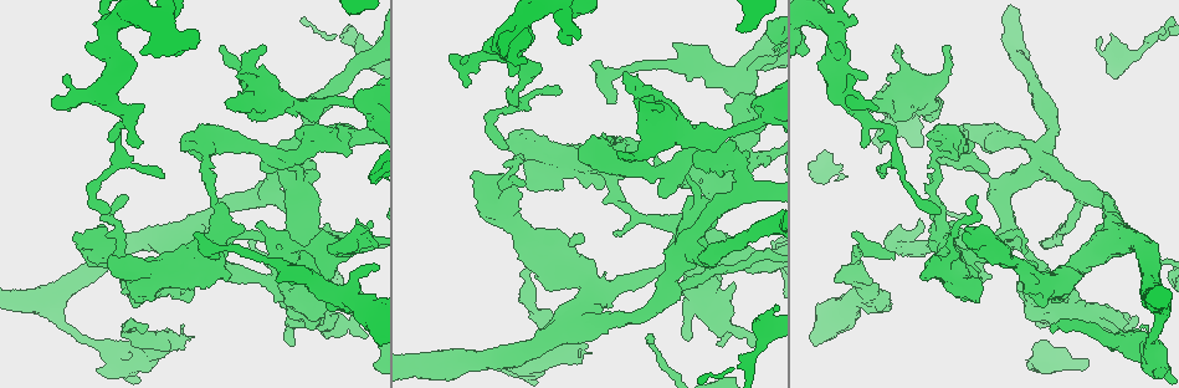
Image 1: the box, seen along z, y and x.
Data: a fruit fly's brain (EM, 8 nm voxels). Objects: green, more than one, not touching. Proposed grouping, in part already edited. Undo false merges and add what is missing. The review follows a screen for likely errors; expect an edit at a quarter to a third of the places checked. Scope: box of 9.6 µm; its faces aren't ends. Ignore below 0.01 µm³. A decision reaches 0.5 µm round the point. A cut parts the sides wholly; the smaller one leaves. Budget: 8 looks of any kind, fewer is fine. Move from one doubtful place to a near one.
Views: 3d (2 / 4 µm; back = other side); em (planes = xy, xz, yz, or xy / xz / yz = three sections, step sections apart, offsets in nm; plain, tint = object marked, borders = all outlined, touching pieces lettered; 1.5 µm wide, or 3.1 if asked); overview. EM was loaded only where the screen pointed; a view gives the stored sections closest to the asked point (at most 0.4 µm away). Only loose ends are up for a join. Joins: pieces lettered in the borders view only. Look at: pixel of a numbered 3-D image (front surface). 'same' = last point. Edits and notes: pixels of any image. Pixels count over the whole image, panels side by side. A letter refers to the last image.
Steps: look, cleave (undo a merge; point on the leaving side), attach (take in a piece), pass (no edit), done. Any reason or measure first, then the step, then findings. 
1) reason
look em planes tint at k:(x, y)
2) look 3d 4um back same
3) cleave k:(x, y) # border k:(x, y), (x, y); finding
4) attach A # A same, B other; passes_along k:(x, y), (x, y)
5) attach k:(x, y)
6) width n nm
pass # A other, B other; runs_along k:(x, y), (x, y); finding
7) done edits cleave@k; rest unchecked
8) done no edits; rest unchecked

branch stops here
look 3d 2um at 1:(616, 153)

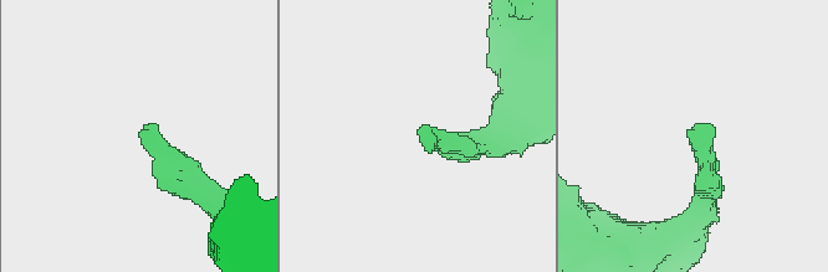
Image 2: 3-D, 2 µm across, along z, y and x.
now the EM
look em yz step 8 tint at 2:(419, 128)

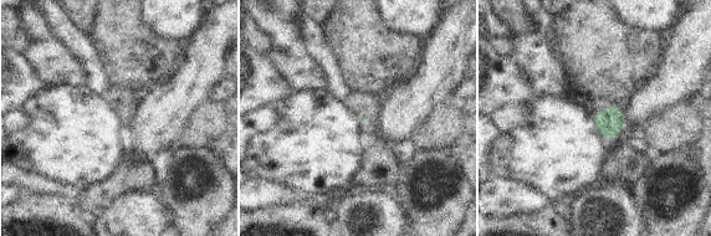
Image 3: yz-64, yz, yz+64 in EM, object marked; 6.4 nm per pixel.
look em planes borders same

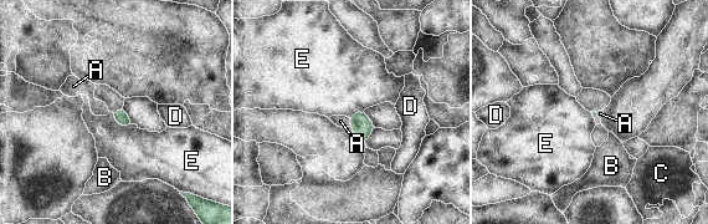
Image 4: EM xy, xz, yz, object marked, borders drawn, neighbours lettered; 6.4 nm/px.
longest_contact E 170 nm
attach A # A same, B other, C other, D other, E other; the cell continues

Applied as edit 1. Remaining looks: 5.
redraw
look overview

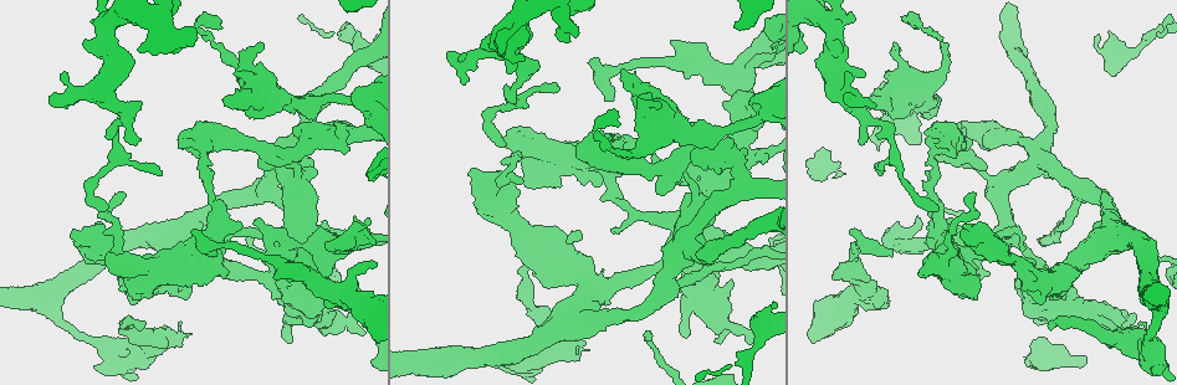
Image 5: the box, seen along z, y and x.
free end
look 3d 4um at 5:(877, 173)

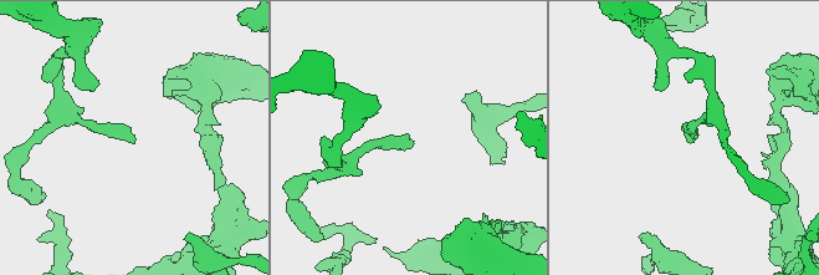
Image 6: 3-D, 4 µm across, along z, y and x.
look em yz step 8 borders at 6:(412, 142)

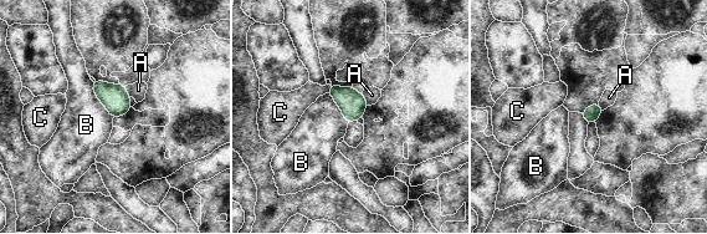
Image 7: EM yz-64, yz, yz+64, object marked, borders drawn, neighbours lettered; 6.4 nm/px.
look em planes borders same

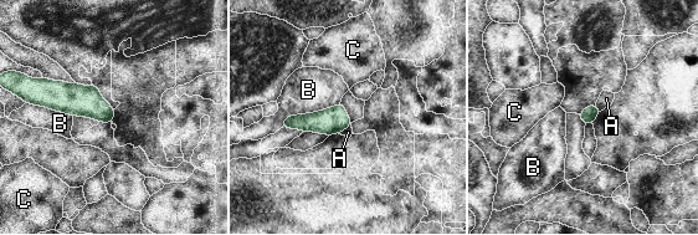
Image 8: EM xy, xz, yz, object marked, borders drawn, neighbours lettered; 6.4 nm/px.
pass # A other, B other, C other; border 8:(339, 102), (290, 115), (281, 127); no lettered piece goes on from it

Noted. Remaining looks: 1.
done edits attach@4; rest unchecked

